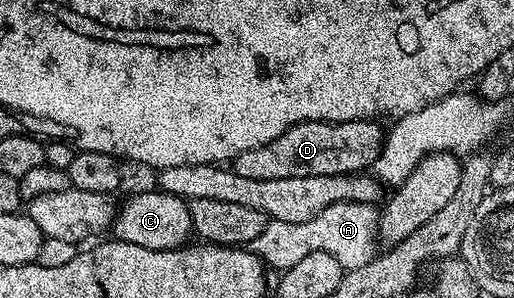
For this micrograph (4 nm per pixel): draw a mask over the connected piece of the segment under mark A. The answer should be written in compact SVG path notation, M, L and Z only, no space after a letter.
M338 202L334 206L326 206L318 218L310 218L310 222L278 222L269 220L266 230L258 234L258 238L250 246L269 269L283 270L294 266L294 262L302 262L306 254L325 252L334 254L345 270L366 266L378 255L376 240L380 236L380 222L377 209L371 204L362 202Z

